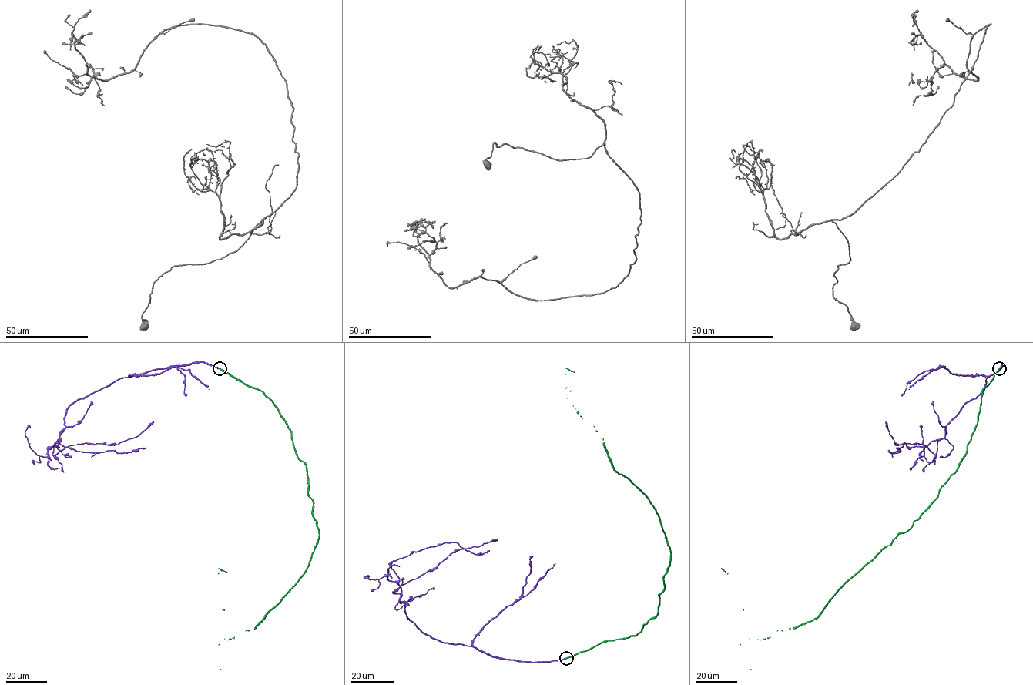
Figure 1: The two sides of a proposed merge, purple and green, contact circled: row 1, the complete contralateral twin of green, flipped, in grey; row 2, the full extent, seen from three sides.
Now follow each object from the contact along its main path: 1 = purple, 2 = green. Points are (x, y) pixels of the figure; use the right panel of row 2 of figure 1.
1: (1000, 368), (1003, 362), (945, 427), (943, 438), (925, 447), (905, 443), (888, 451), (898, 452), (896, 448)
2: (999, 368), (983, 390), (966, 454), (938, 496), (816, 617), (765, 639), (744, 636), (742, 609), (721, 568)

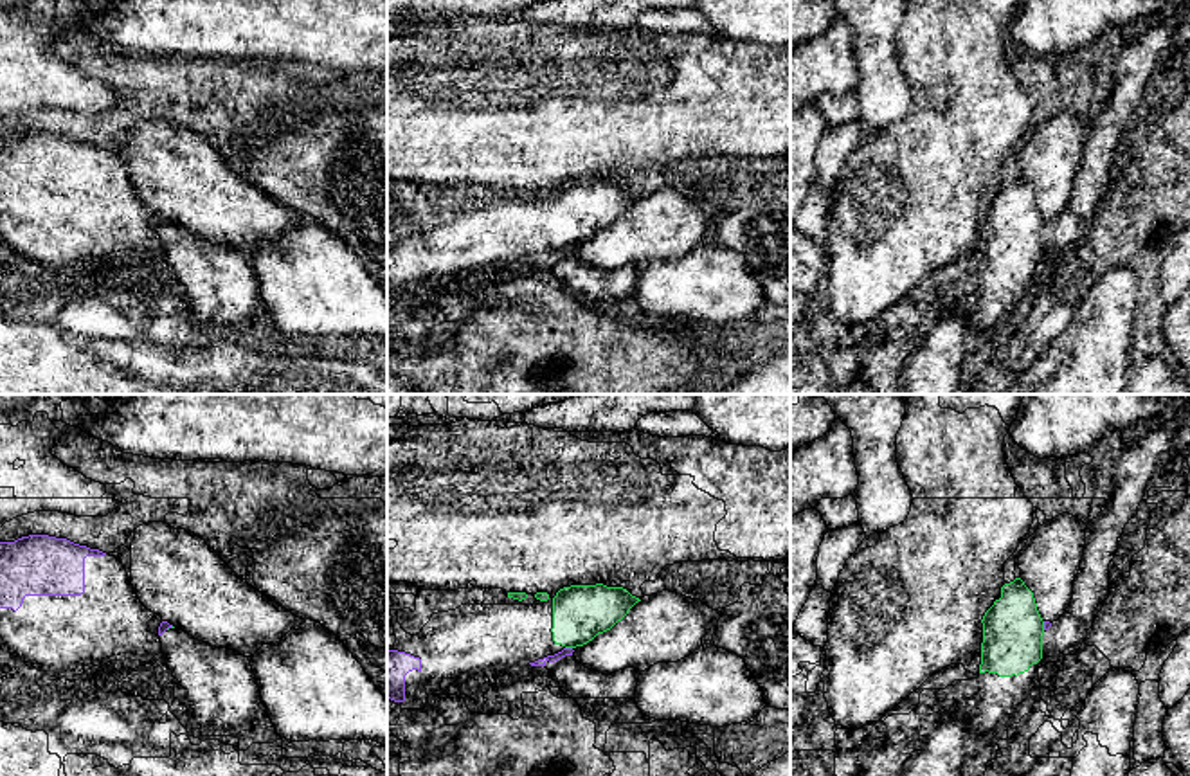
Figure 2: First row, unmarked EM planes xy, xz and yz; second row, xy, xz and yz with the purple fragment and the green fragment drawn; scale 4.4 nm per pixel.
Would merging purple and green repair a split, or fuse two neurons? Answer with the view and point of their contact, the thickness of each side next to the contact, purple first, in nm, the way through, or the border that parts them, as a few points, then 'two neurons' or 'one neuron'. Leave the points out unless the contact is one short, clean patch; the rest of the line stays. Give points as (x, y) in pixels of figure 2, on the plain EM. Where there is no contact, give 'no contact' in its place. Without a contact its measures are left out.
contact xz (569, 245); calibres 40 and 240 nm; way xz (564, 249), (569, 245), (569, 227), (580, 209); one neuron

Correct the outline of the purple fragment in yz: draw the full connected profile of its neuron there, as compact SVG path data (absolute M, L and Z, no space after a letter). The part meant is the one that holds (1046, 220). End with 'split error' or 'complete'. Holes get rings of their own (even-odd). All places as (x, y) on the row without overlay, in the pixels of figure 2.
M1021 175L1001 184L1001 194L985 209L979 270L1012 274L1042 256L1042 232L1051 223L1037 207L1033 189Z; split error

